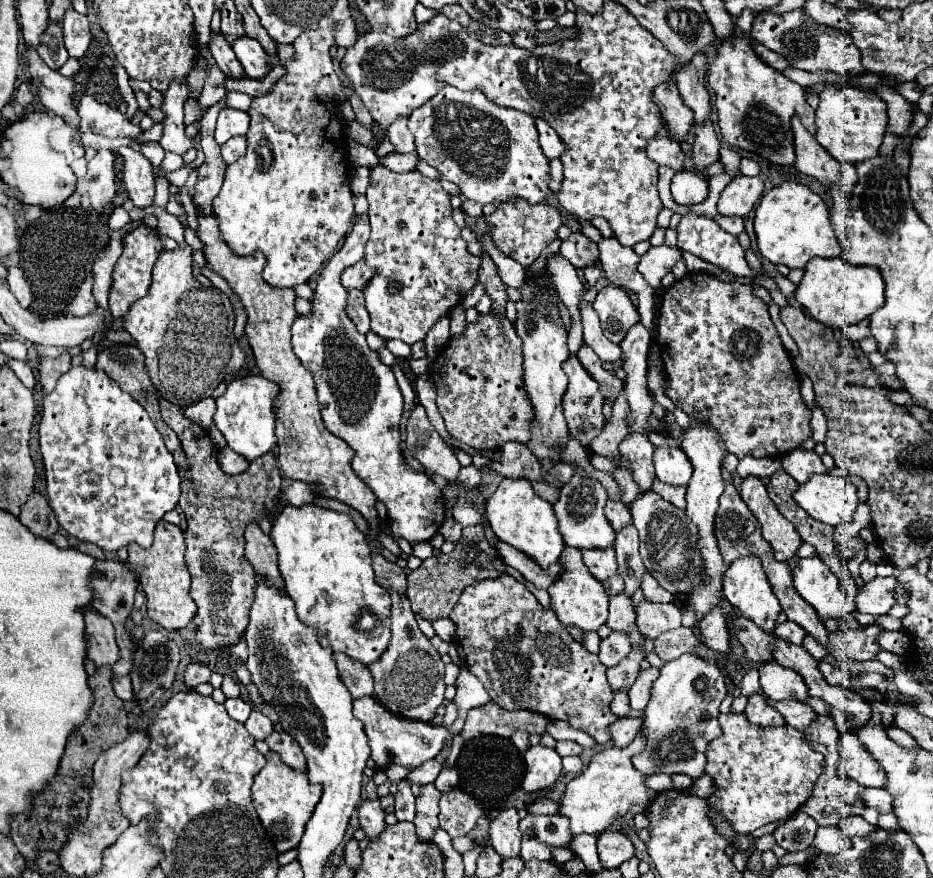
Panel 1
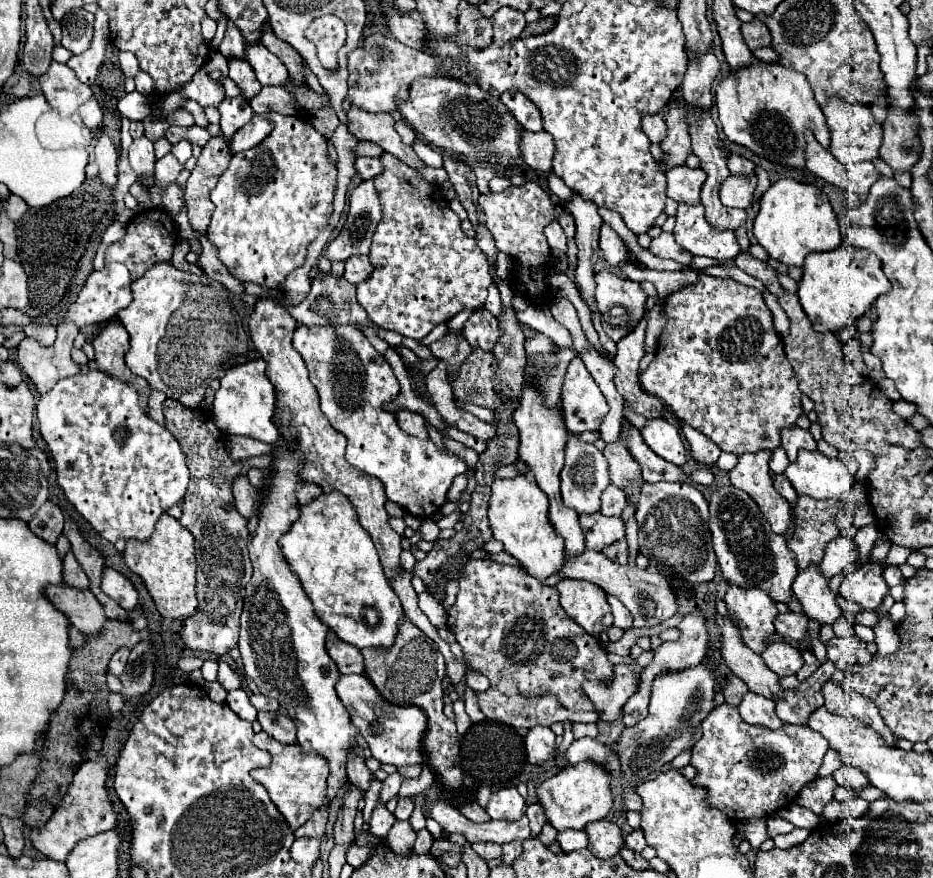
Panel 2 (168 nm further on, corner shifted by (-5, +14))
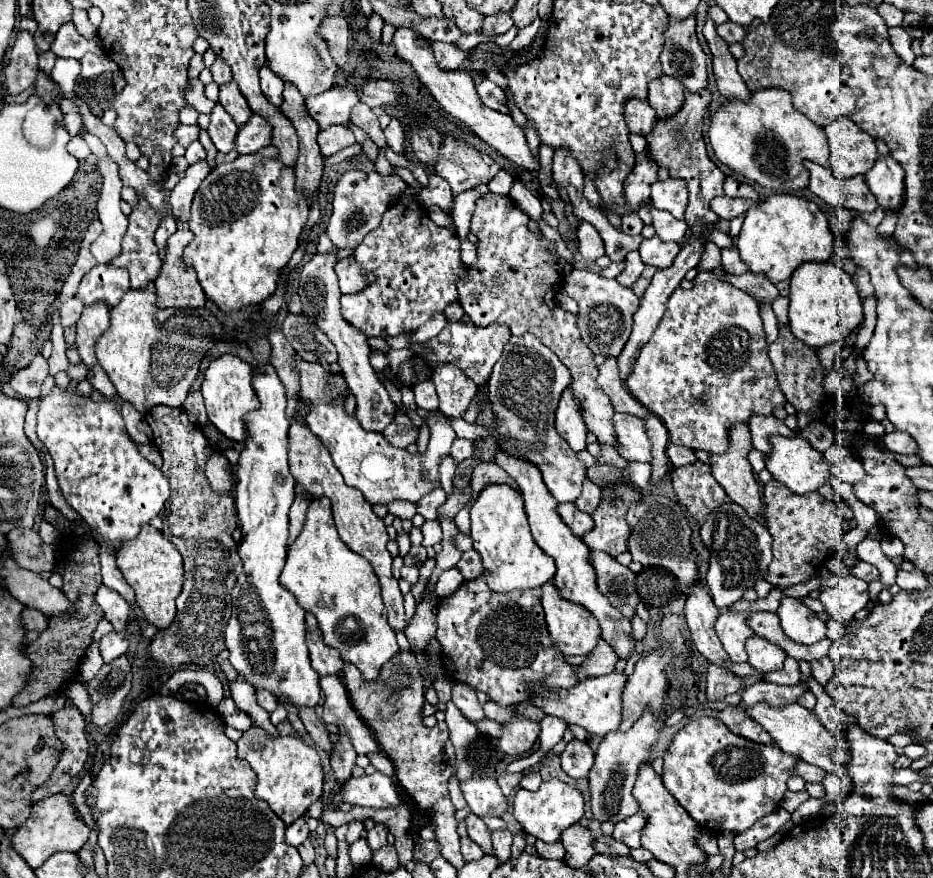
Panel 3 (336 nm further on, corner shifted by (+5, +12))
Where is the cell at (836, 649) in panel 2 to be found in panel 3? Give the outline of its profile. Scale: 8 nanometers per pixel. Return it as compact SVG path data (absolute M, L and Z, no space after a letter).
M828 655L824 659L812 661L812 675L824 687L832 679L832 675L834 675L834 661Z

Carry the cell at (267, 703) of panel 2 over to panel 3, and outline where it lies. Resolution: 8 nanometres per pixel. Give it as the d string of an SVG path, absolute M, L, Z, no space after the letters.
M256 691L256 701L260 703L260 707L264 707L268 713L272 713L276 707L278 707L278 701L274 699L274 695L272 693L268 693L268 691Z

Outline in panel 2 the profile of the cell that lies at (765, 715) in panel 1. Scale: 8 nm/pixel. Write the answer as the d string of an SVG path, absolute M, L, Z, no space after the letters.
M746 693L742 703L738 705L740 717L750 725L760 725L768 729L778 729L782 721L774 713L774 701L768 701L766 697L758 697L754 693Z

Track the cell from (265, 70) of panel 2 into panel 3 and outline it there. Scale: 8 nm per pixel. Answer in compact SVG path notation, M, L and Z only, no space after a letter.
M260 67L260 87L262 87L262 93L266 95L266 99L280 107L282 103L282 89L284 89L284 83L282 79L274 73L274 71L268 71L268 67Z

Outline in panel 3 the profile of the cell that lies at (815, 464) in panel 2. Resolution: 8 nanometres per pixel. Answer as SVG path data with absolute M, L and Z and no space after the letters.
M772 437L772 453L768 455L768 463L766 463L766 469L774 475L776 481L784 483L792 493L796 495L808 495L812 491L818 491L820 485L824 483L830 483L830 463L824 459L824 455L816 449L810 447L808 441L804 441L802 437Z

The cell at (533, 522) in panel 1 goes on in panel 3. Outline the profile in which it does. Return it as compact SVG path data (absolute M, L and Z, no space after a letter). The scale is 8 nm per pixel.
M508 485L484 487L478 495L478 501L472 505L470 521L474 549L482 555L484 569L490 573L486 579L492 591L508 593L534 589L542 587L554 577L554 559L550 555L544 555L544 551L536 547L536 541L530 535L528 519L524 515L524 499L520 497L518 489L512 489Z

